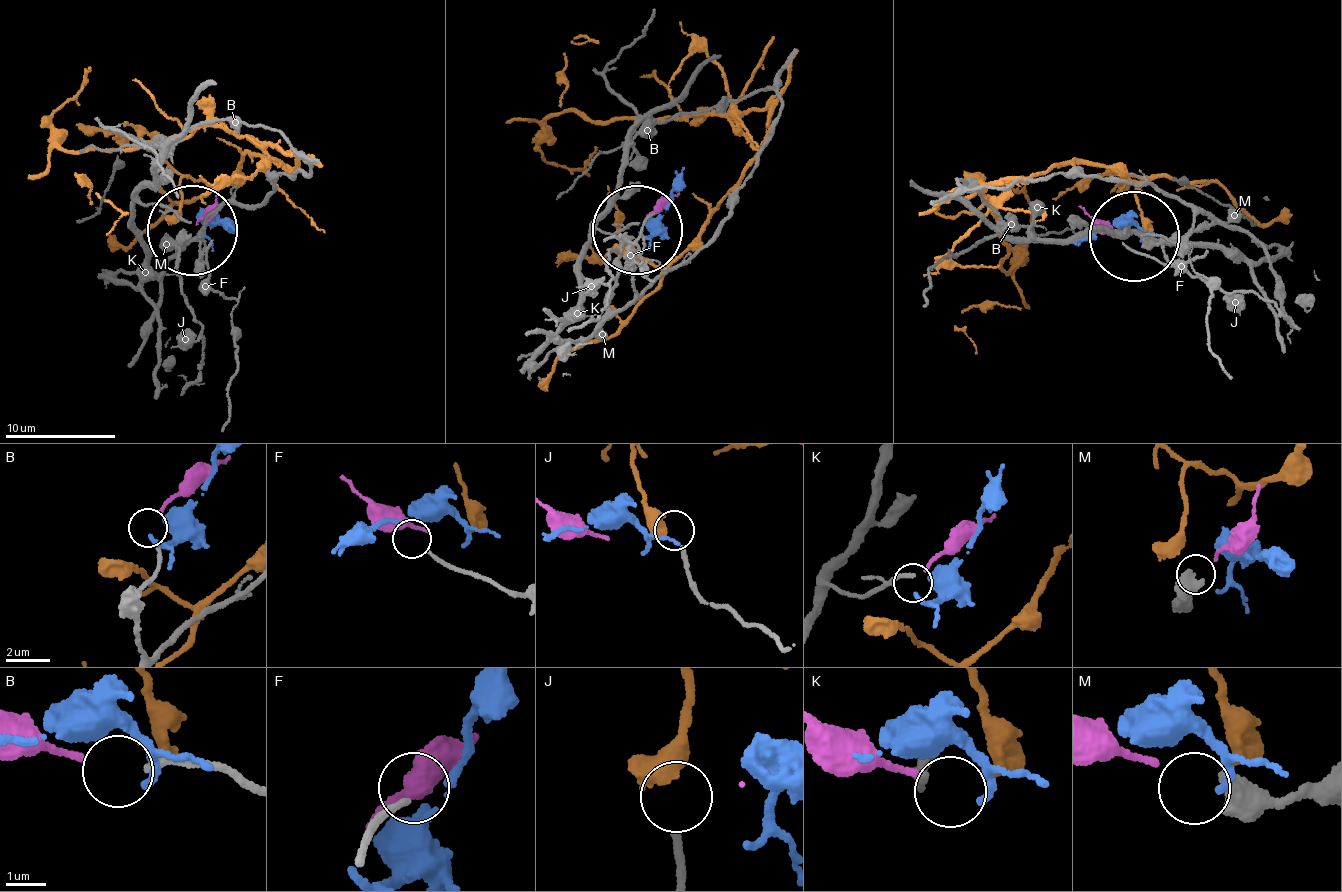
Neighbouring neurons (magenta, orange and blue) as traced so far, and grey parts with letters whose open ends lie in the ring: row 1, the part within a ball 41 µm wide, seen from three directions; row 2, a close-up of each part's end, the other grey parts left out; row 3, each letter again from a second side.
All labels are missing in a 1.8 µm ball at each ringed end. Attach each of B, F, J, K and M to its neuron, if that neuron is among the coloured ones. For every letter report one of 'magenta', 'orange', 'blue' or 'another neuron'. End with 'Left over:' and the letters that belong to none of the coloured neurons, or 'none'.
B: magenta
F: another neuron
J: orange
K: blue
M: another neuron
Left over: F, M

